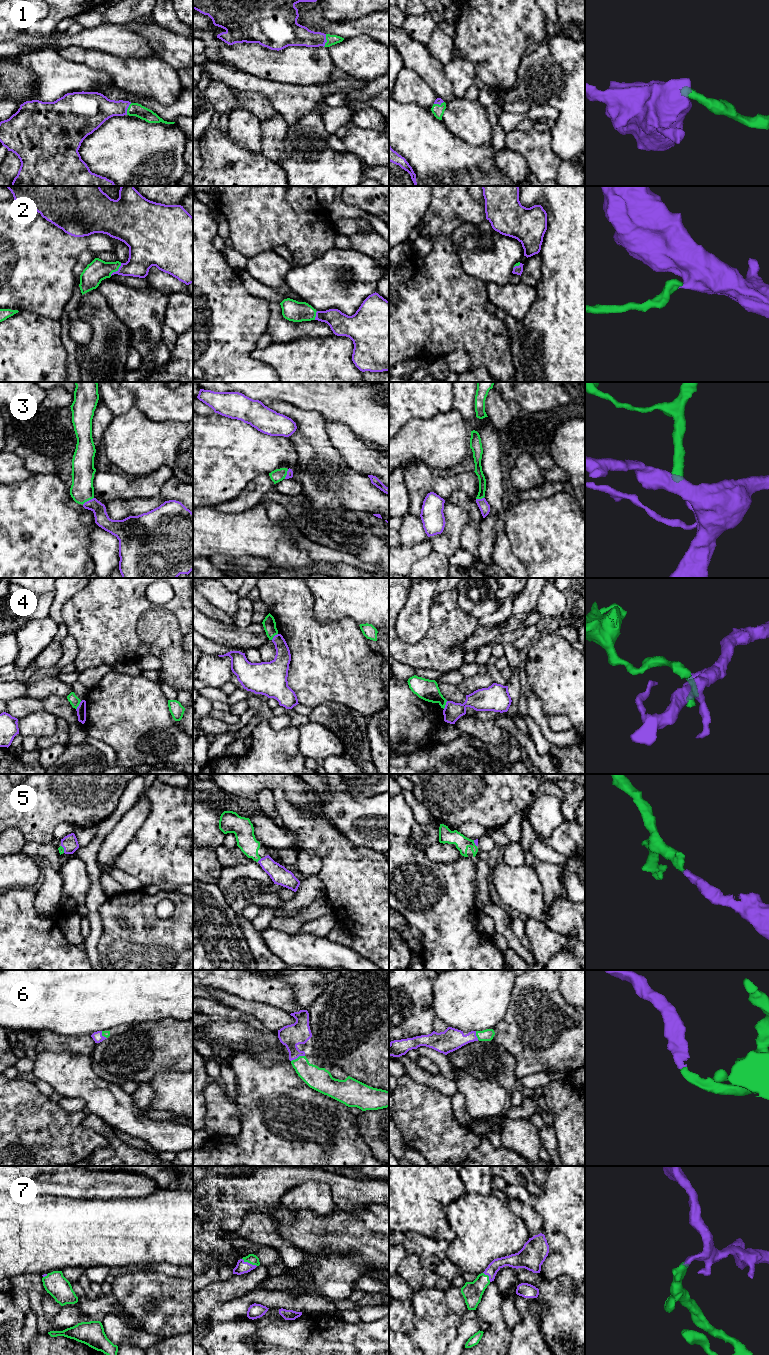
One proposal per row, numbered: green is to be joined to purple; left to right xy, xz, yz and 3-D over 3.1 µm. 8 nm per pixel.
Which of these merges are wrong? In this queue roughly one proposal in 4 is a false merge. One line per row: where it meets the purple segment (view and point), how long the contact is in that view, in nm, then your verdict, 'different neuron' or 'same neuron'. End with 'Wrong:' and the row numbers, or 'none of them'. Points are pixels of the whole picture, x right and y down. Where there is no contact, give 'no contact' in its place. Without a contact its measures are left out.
1: meets purple in xz at (326, 40); contact 110 nm long; same neuron
2: meets purple in xy at (116, 271); contact 140 nm long; same neuron
3: meets purple in xy at (87, 501); contact 110 nm long; same neuron
4: meets purple in xy at (79, 705); contact 80 nm long; different neuron
5: meets purple in xz at (260, 859); contact 50 nm long; same neuron
6: meets purple in xz at (297, 1057); contact 120 nm long; same neuron
7: meets purple in xz at (249, 1263); contact 140 nm long; same neuron
Wrong: 4

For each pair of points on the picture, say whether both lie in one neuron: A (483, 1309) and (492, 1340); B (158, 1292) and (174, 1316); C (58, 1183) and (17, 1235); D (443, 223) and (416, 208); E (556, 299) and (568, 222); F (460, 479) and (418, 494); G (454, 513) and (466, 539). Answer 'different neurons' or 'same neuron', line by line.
A: same neuron
B: same neuron
C: different neurons
D: different neurons
E: same neuron
F: same neuron
G: different neurons

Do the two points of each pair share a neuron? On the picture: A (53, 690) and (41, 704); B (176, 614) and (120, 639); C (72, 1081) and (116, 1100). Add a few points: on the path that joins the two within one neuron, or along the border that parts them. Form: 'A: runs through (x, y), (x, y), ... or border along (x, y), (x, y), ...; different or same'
A: border along (26, 695), (32, 698), (66, 697); different
B: runs through (162, 628), (151, 639), (134, 639); same
C: runs through (83, 1083), (105, 1100); same

